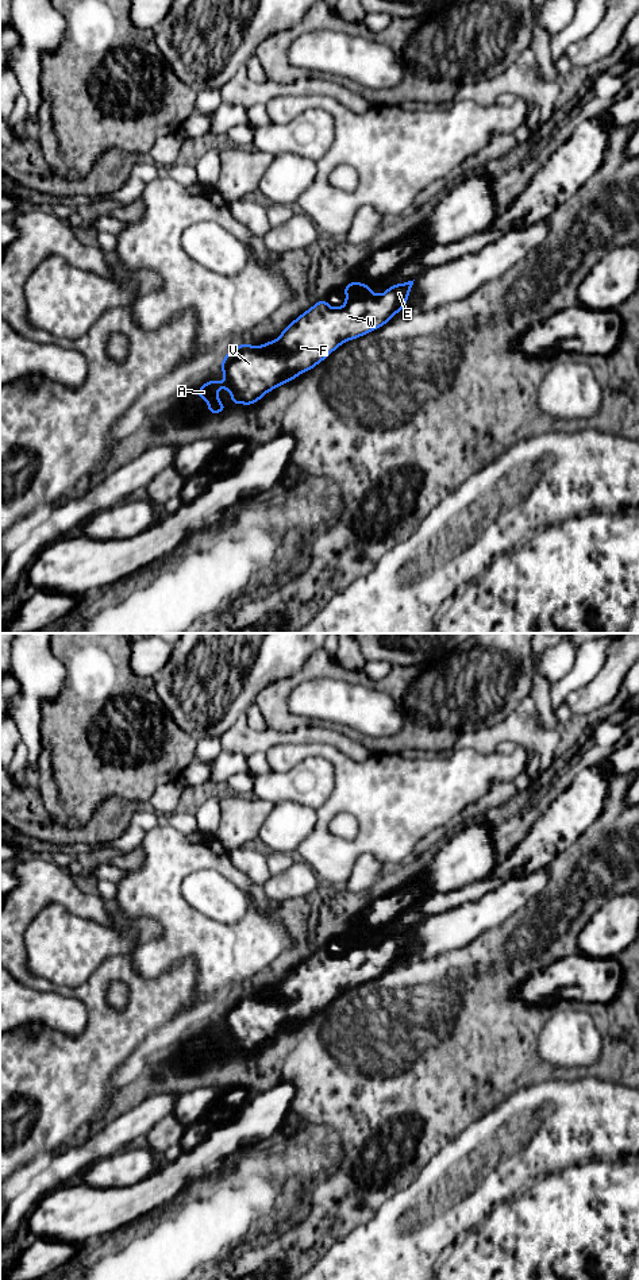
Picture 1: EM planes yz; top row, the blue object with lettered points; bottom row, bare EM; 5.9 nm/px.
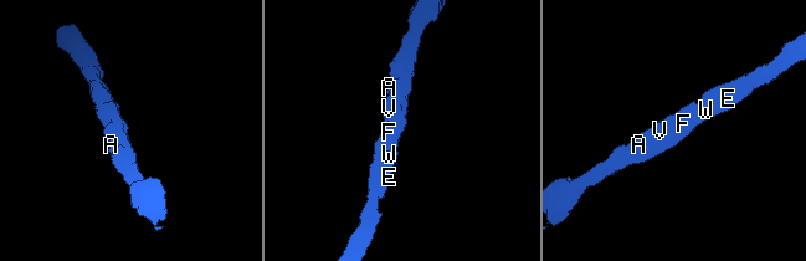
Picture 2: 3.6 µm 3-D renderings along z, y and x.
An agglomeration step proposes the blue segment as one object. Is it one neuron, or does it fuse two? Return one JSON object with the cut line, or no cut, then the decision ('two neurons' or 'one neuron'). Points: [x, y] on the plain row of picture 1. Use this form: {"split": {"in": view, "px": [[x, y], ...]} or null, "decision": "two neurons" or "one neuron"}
{"split": null, "decision": "one neuron"}

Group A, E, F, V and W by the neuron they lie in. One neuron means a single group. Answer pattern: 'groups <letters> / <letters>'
groups A E F V W

